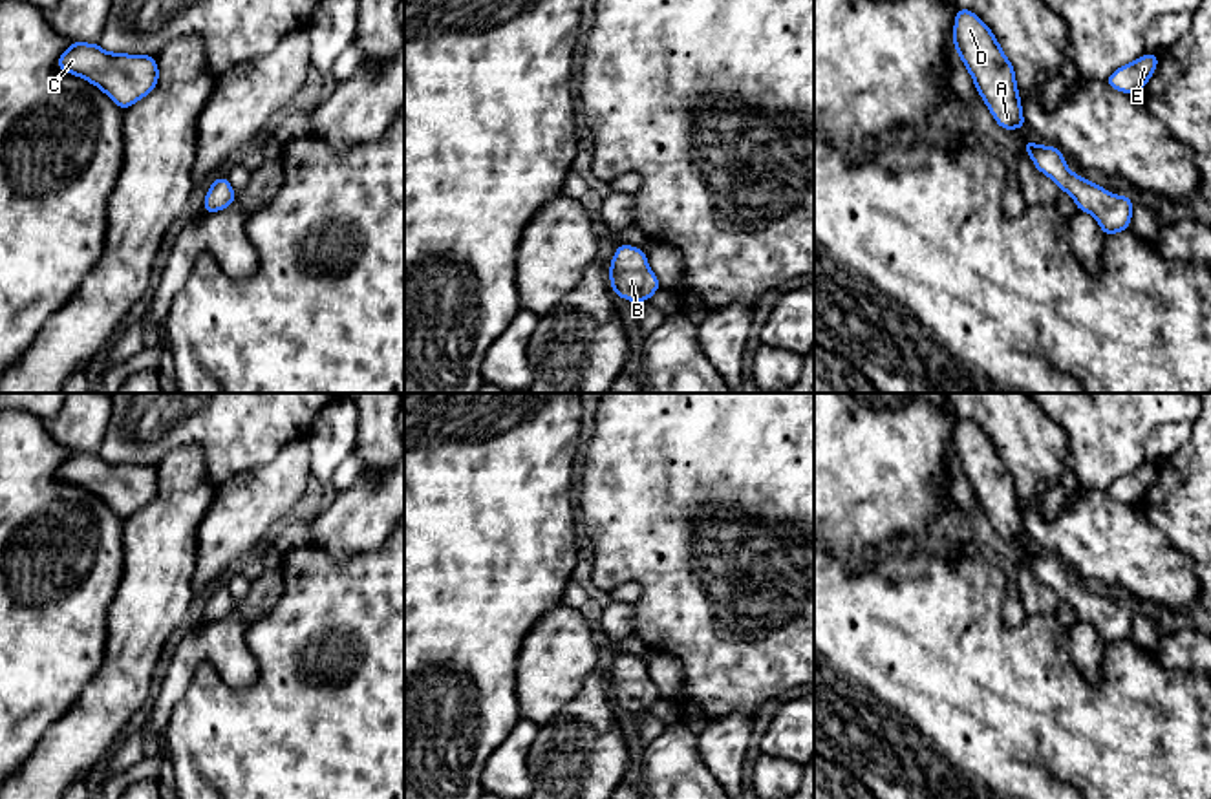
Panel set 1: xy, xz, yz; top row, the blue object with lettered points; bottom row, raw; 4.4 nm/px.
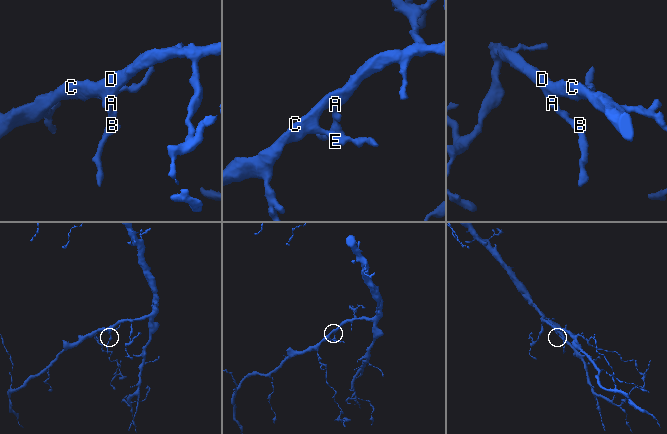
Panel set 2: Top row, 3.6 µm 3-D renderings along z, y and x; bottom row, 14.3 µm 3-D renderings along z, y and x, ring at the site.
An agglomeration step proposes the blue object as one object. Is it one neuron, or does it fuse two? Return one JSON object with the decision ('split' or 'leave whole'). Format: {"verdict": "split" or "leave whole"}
{"verdict": "leave whole"}

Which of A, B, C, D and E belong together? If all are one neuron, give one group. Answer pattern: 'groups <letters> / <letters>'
groups A B C D E

